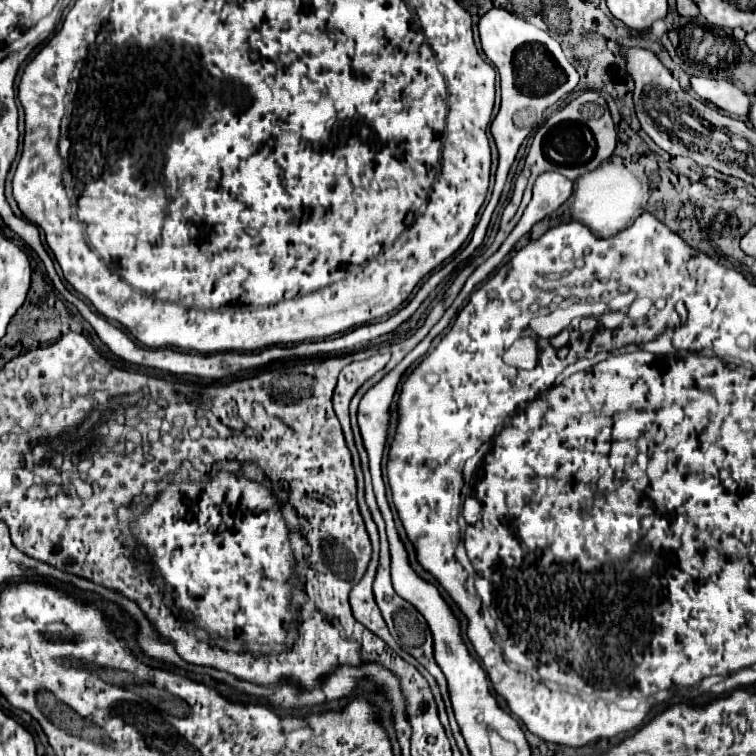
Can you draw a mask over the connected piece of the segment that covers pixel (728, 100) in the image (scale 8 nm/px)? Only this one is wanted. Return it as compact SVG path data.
M692 76L690 78L692 82L692 90L712 102L714 106L726 110L728 114L736 114L736 116L748 116L750 112L750 96L734 86L732 82L728 80L712 80L712 78L698 78L698 76Z

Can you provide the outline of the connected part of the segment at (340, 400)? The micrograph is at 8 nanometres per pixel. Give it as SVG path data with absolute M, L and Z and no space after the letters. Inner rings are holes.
M376 354L372 358L360 360L360 362L352 362L348 364L340 376L338 376L338 384L332 396L332 404L334 404L334 412L342 424L344 436L348 440L348 448L352 448L354 452L354 460L356 460L356 450L354 450L354 440L352 440L352 430L350 430L350 418L348 418L348 404L350 398L356 394L356 390L370 378L374 376L378 370L382 370L390 360L390 354Z

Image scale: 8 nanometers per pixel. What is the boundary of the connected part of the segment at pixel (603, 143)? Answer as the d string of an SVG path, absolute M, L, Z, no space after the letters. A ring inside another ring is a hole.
M582 92L578 98L574 98L566 108L558 110L556 114L552 114L534 134L530 152L526 156L526 166L520 172L516 186L514 186L514 196L512 196L512 208L504 210L502 216L502 226L500 226L500 234L508 230L510 220L514 218L520 202L522 202L522 194L526 190L526 182L530 178L530 174L542 174L546 170L554 170L564 174L570 180L576 180L578 176L594 170L598 164L602 164L604 160L608 160L612 156L616 148L616 130L614 130L614 122L608 110L606 100L594 92Z

